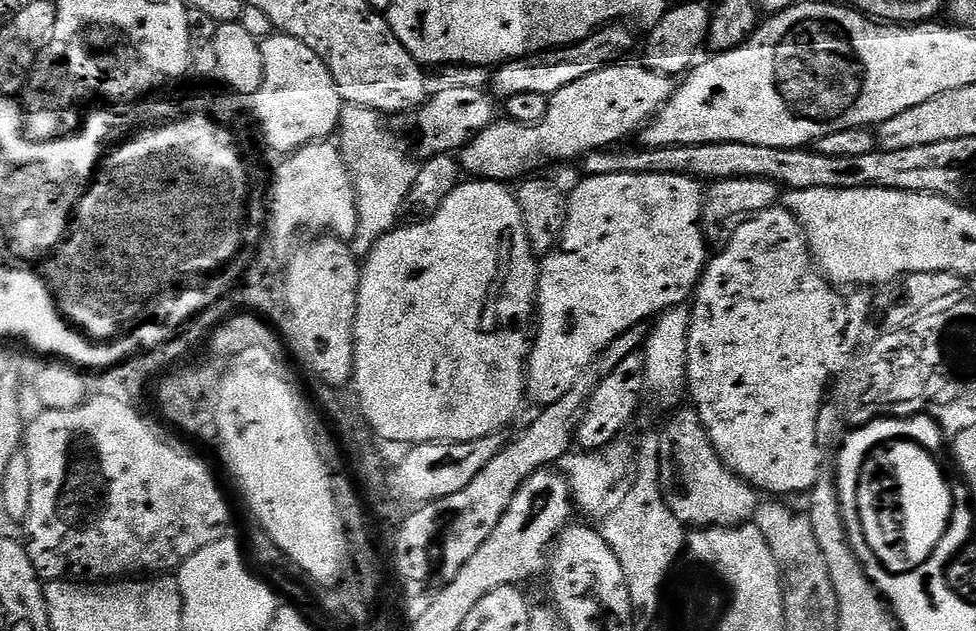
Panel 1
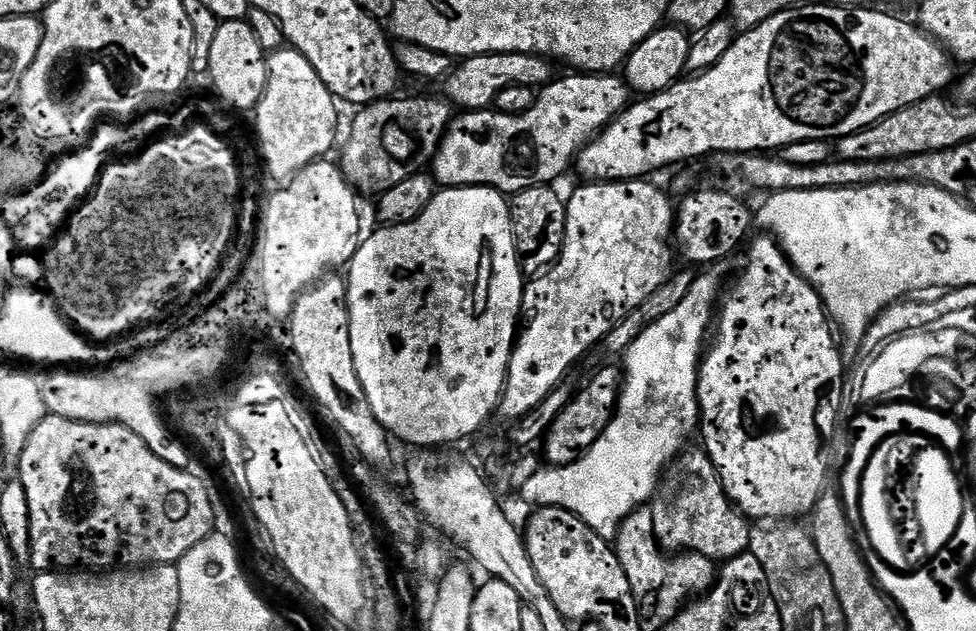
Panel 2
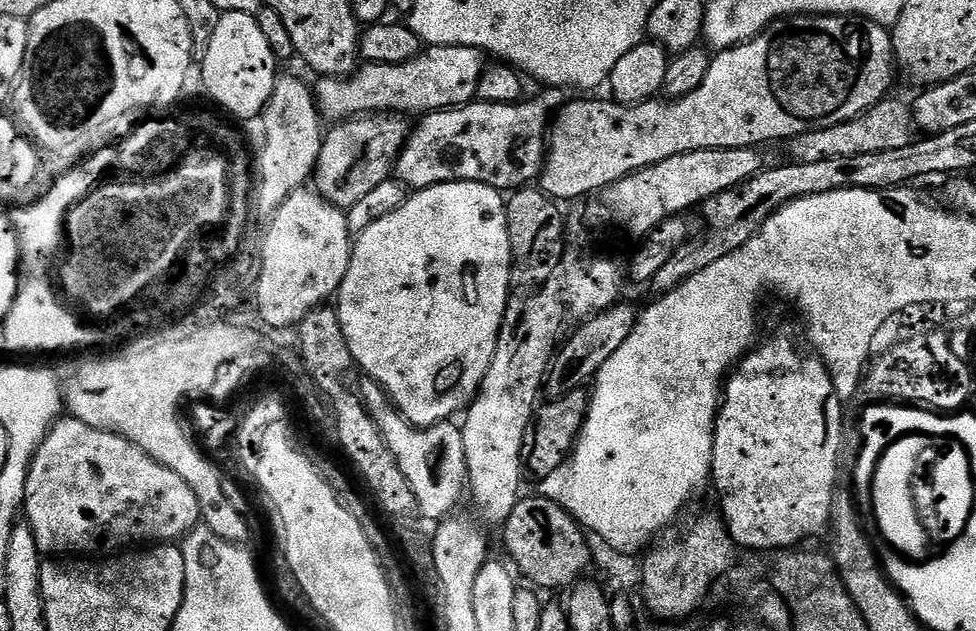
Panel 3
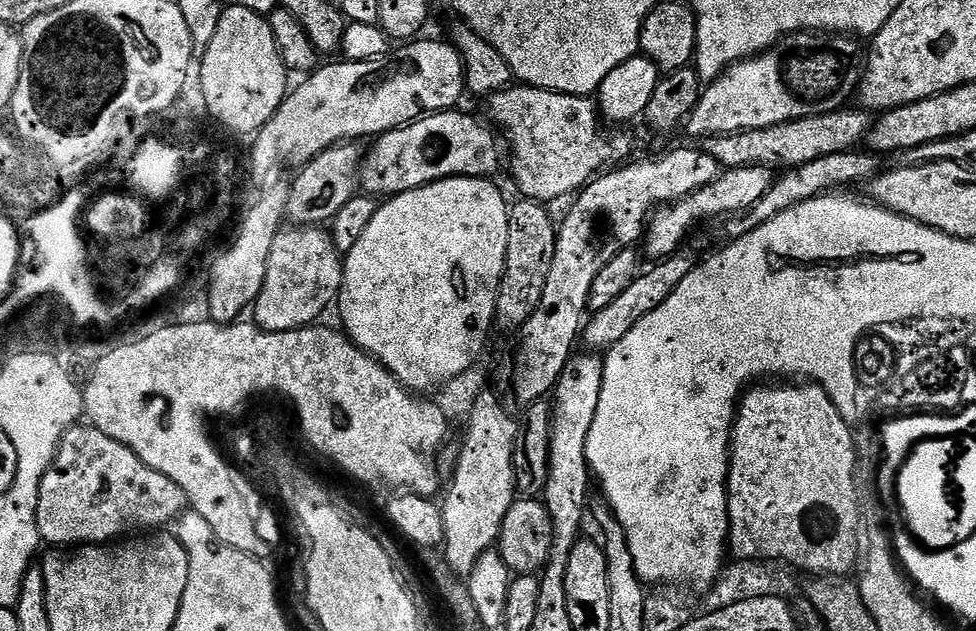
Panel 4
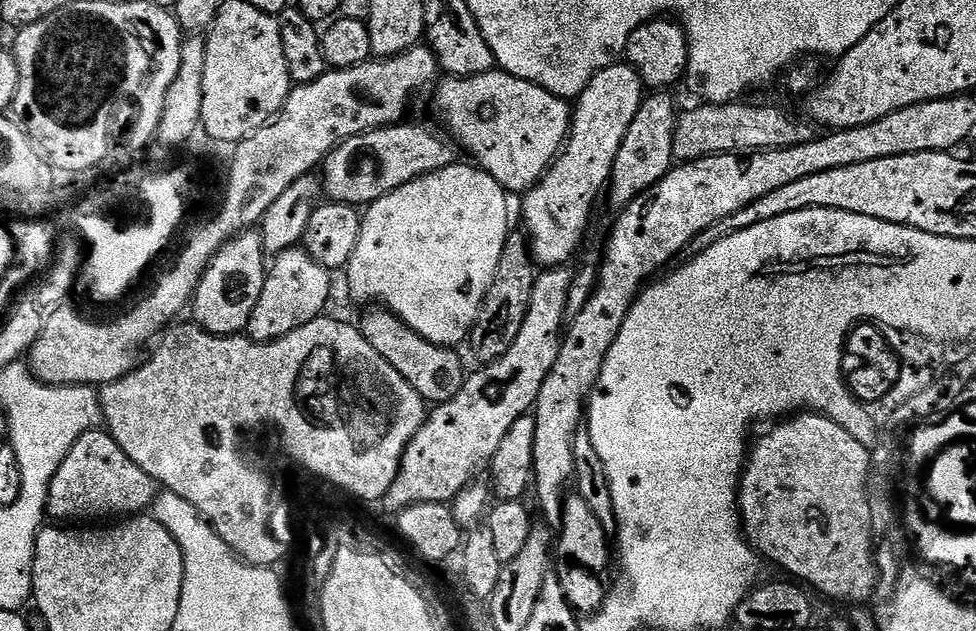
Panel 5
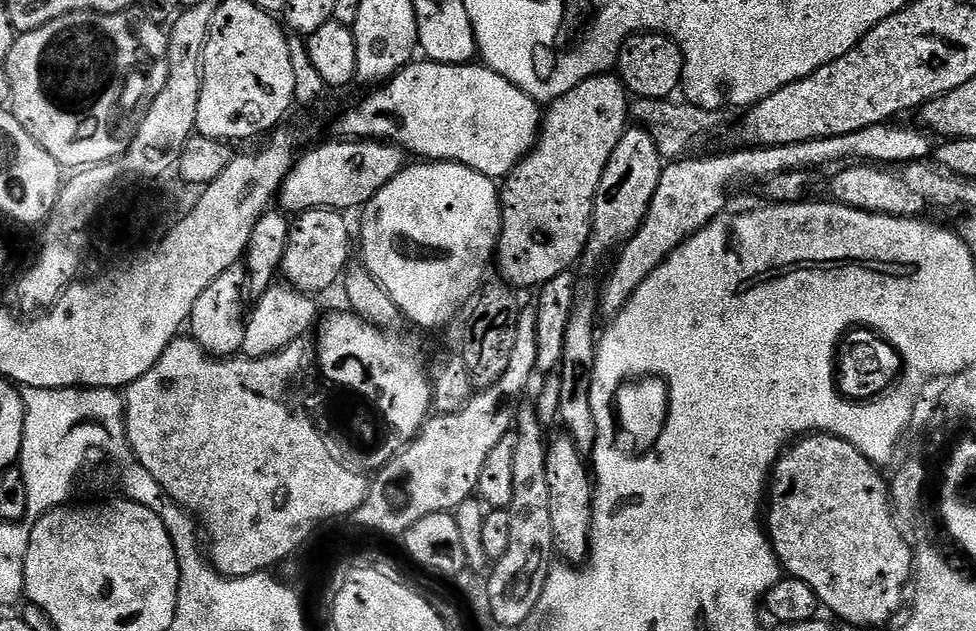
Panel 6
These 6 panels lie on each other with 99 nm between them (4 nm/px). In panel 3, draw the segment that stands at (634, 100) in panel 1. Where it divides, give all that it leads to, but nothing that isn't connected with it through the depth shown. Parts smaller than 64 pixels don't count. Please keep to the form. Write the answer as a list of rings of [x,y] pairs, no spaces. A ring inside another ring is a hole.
[[[545,87],[541,92],[537,100],[515,104],[473,102],[463,108],[427,113],[421,124],[411,129],[396,160],[395,179],[412,190],[459,180],[515,190],[539,181],[548,150],[550,121],[566,103],[561,89]]]

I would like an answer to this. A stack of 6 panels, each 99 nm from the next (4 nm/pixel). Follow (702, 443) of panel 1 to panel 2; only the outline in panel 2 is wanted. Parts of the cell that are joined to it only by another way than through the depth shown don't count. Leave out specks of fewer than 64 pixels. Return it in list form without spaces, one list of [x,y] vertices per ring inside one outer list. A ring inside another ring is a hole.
[[[689,447],[687,451],[676,457],[663,473],[660,487],[651,501],[652,517],[654,518],[657,537],[669,553],[676,554],[687,550],[692,554],[707,556],[713,562],[727,562],[735,556],[748,551],[750,534],[753,525],[747,516],[732,503],[720,481],[718,470],[703,447]]]

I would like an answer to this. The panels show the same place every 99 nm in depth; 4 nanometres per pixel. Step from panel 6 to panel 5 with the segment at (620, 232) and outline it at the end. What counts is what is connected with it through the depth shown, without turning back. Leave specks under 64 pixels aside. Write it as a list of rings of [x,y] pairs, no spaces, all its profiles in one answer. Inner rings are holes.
[[[645,95],[638,114],[634,114],[634,122],[630,122],[630,130],[626,130],[626,138],[622,138],[618,158],[614,158],[612,179],[606,185],[606,196],[608,192],[610,203],[627,206],[637,196],[643,196],[648,189],[654,187],[674,166],[672,151],[678,107],[676,108],[675,102],[668,96],[671,95]]]

